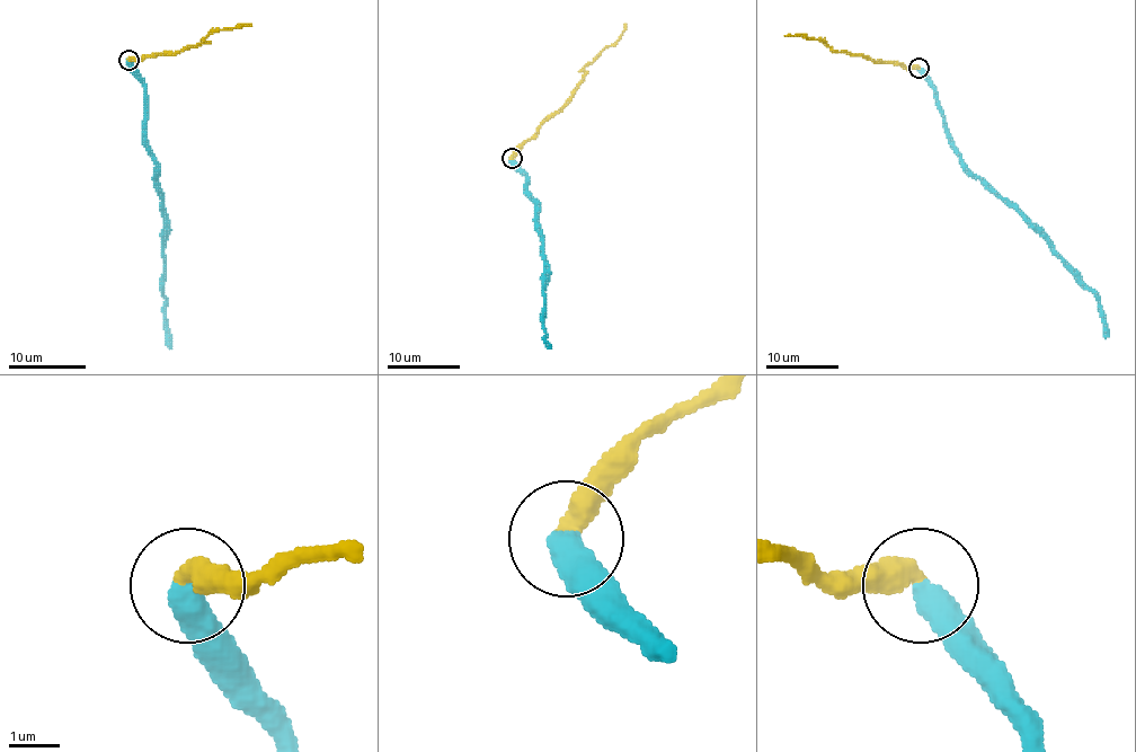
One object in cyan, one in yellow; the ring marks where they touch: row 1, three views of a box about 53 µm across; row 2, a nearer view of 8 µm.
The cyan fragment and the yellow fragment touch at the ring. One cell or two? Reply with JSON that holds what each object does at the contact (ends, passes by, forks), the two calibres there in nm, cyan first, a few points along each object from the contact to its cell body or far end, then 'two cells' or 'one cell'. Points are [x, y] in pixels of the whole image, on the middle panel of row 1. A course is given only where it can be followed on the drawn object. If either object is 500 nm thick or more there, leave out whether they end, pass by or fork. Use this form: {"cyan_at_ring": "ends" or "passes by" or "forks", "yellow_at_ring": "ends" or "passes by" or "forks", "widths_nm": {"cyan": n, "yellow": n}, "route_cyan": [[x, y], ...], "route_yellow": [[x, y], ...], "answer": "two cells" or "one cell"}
{"widths_nm": {"cyan": 550, "yellow": 440}, "route_cyan": [[511, 159], [525, 174], [525, 189], [537, 204], [537, 231], [542, 240], [546, 334], [551, 345]], "route_yellow": [[511, 159], [566, 102], [582, 78], [582, 69], [617, 40], [626, 24]], "answer": "two cells"}

